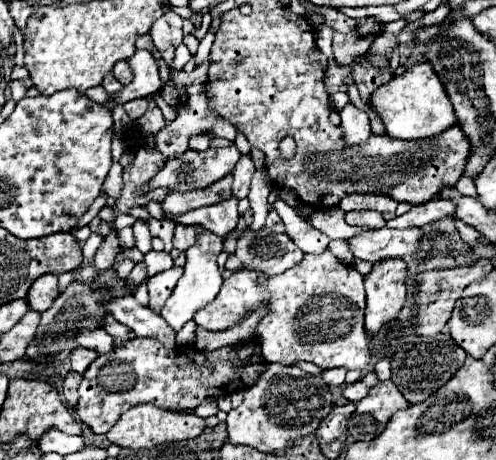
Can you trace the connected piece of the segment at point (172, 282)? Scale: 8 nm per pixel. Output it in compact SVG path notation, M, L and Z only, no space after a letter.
M173 265L167 271L161 271L153 277L147 279L147 287L149 287L149 307L153 311L159 313L159 309L165 305L165 301L169 299L173 287L177 285L177 279L183 275L183 267Z

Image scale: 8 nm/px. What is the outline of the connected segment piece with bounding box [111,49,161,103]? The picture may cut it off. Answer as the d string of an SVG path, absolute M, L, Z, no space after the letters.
M137 49L135 55L127 59L127 63L129 63L129 67L133 71L133 81L129 85L125 85L119 93L111 95L113 101L127 103L131 99L153 95L153 93L157 93L161 89L157 63L155 63L155 59L153 59L153 55L149 51Z

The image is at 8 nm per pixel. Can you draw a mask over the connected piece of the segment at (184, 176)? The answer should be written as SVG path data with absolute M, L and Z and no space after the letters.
M227 147L227 149L207 149L207 151L195 151L195 149L187 149L183 155L167 159L165 167L161 167L161 171L149 181L149 187L167 187L169 191L179 191L179 193L187 193L187 191L195 191L195 189L205 189L209 185L213 185L215 181L223 179L225 175L229 175L237 163L237 159L241 157L239 149Z

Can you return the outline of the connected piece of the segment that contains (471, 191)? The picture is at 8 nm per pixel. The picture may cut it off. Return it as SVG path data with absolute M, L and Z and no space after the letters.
M461 175L461 177L459 177L459 181L457 181L455 189L457 189L461 195L475 197L475 183L473 183L473 179L469 179L469 177L465 177L465 175Z

